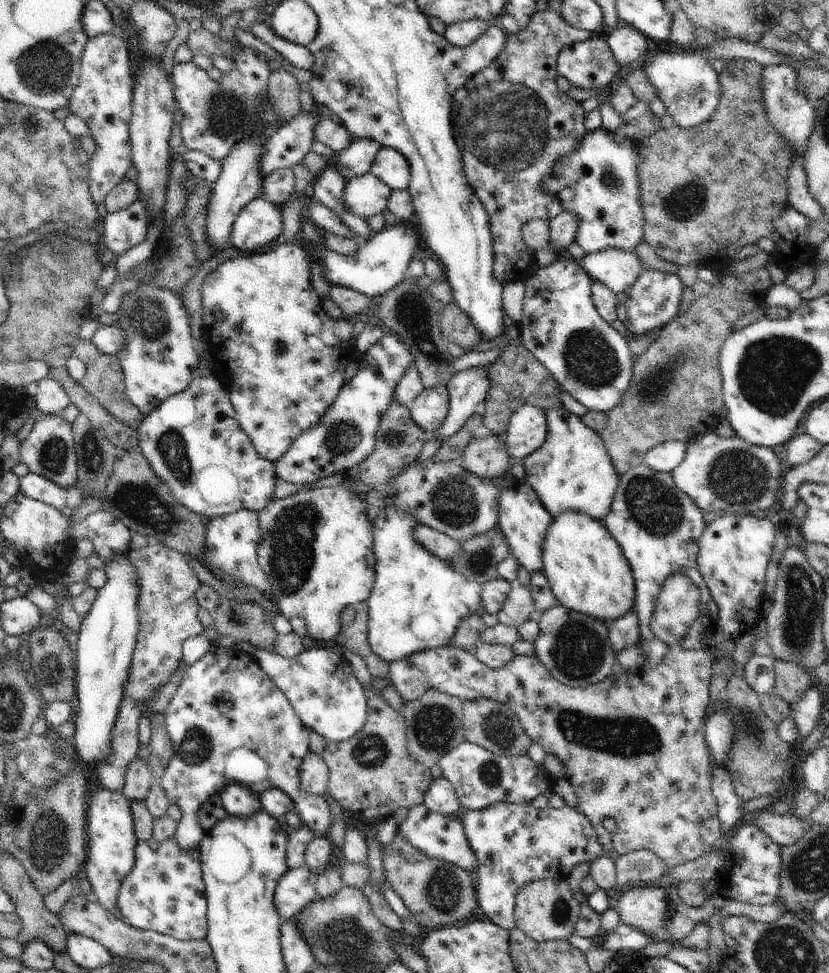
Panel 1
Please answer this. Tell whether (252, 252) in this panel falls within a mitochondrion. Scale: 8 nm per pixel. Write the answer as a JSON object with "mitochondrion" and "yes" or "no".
{"mitochondrion":"no"}

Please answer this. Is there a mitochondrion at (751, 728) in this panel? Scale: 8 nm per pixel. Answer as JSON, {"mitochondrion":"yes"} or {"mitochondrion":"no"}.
{"mitochondrion":"yes"}

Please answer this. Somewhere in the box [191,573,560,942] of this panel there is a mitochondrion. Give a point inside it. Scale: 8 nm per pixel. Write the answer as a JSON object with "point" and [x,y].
{"point":[434,726]}

